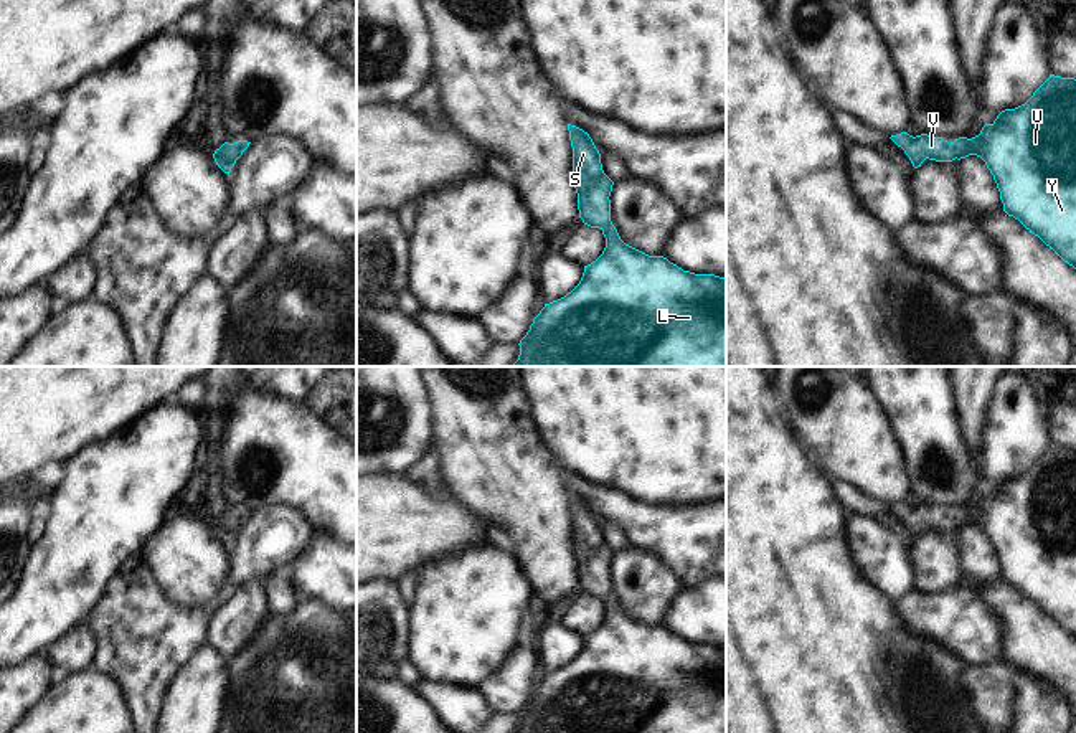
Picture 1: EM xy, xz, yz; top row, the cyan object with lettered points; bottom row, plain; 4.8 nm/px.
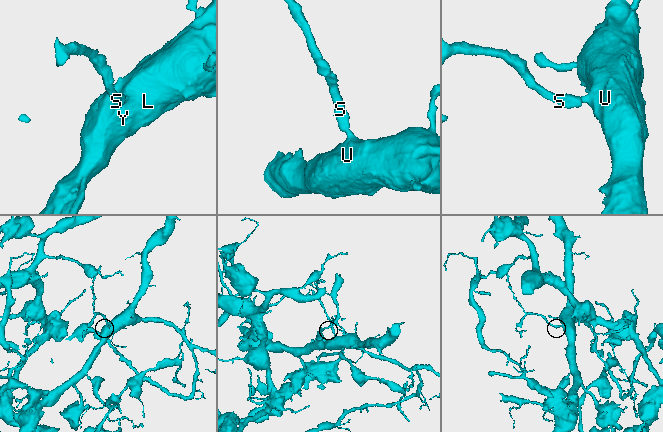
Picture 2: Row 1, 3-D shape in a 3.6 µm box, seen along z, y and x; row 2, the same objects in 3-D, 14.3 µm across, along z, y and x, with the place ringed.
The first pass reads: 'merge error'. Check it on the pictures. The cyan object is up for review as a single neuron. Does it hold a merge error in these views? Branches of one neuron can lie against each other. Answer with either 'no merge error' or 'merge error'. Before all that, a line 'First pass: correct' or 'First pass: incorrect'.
First pass: incorrect
no merge error

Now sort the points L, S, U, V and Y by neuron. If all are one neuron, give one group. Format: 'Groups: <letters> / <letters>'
Groups: L S U V Y.

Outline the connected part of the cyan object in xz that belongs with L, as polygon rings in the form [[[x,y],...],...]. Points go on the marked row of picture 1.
[[[568,124],[568,130],[573,147],[573,185],[578,193],[579,218],[584,225],[599,228],[602,231],[606,238],[606,248],[596,261],[584,266],[583,277],[571,292],[558,300],[545,304],[540,314],[533,319],[526,335],[520,340],[520,355],[512,366],[726,366],[726,279],[715,274],[695,274],[683,271],[663,256],[649,256],[625,244],[611,221],[609,196],[614,182],[602,170],[599,150],[596,149],[589,134],[583,129]]]

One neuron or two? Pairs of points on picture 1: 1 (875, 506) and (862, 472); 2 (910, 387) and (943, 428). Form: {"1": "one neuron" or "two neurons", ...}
{"1": "two neurons", "2": "one neuron"}

